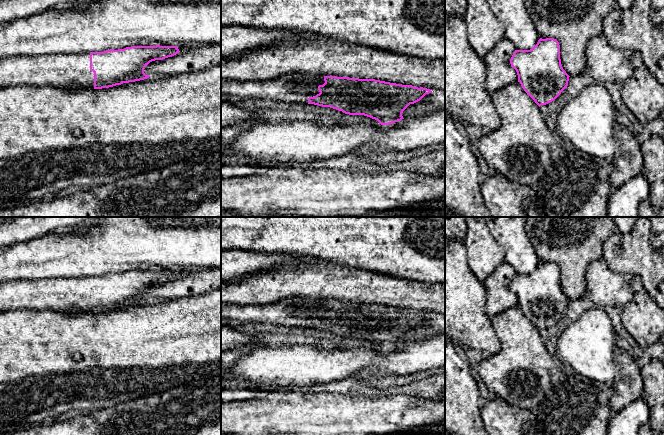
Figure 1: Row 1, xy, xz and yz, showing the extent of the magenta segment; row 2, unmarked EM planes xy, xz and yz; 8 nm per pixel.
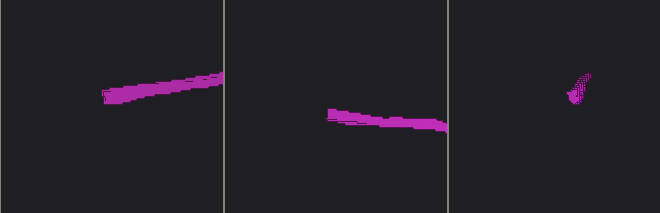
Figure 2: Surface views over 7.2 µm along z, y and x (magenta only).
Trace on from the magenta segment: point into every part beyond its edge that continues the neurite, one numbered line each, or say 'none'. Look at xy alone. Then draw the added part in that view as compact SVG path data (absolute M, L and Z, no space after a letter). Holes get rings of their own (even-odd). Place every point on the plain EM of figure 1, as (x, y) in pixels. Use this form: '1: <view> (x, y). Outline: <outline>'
1: xy (71, 296). Outline: M90 276L0 282L0 312L18 309L93 313Z

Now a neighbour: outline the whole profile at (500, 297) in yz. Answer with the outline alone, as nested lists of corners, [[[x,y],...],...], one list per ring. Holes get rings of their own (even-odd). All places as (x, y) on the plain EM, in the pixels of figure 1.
[[[504,262],[483,282],[487,298],[485,313],[489,318],[518,306],[517,296],[510,288],[514,276],[513,267]]]

